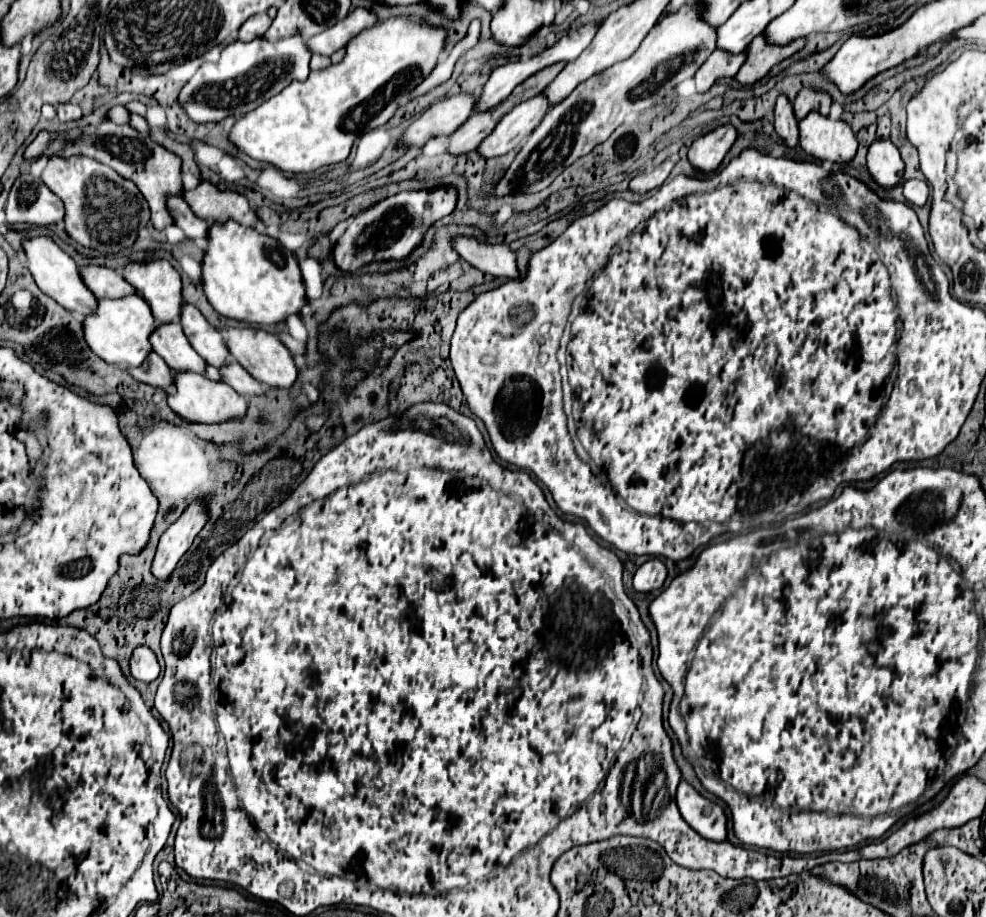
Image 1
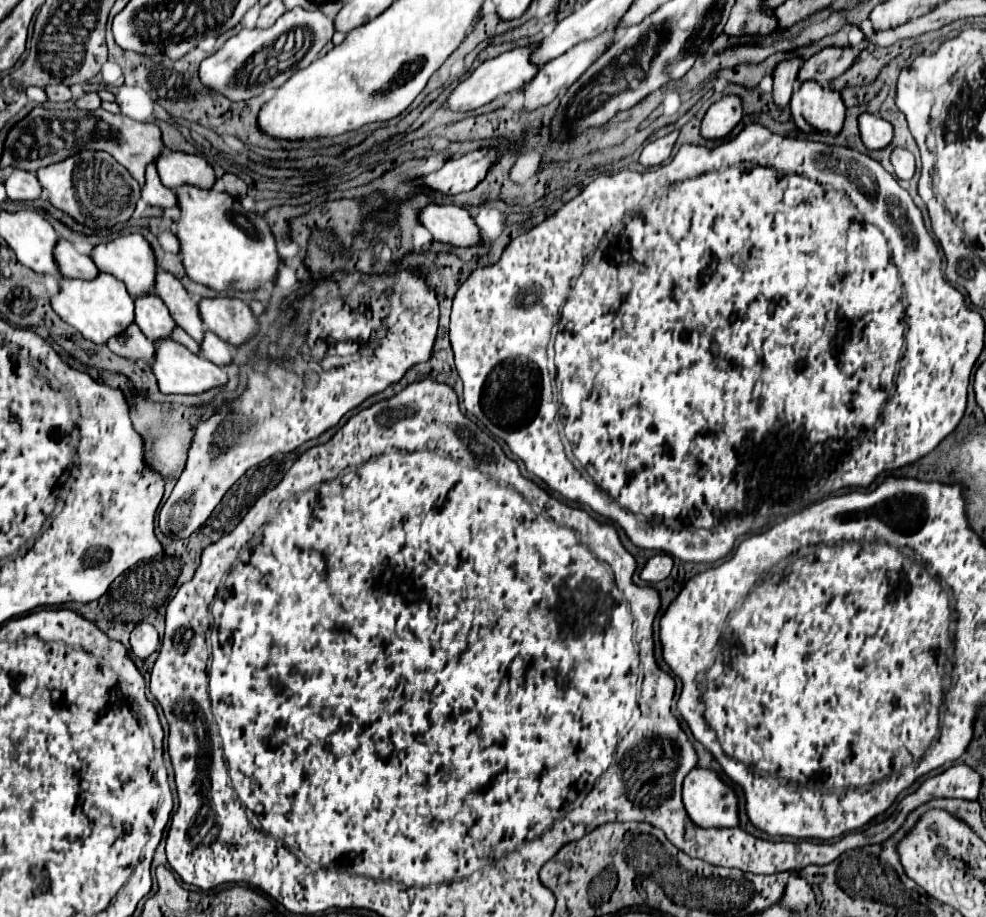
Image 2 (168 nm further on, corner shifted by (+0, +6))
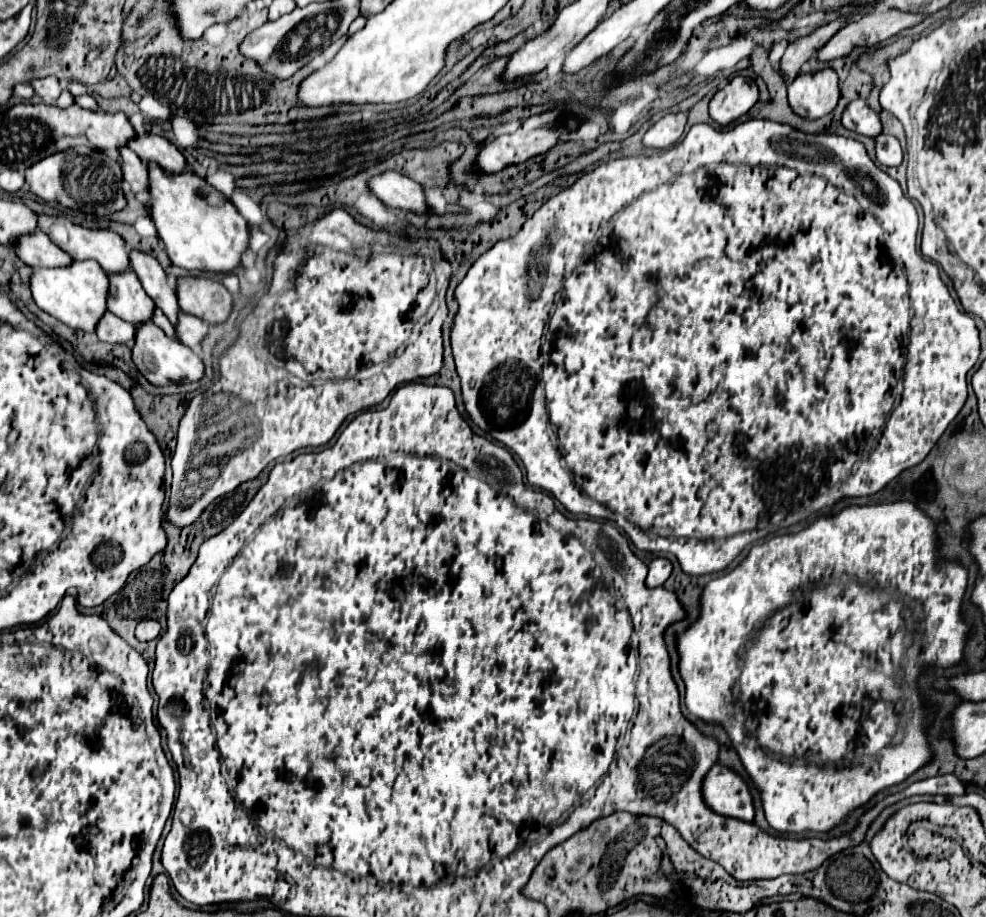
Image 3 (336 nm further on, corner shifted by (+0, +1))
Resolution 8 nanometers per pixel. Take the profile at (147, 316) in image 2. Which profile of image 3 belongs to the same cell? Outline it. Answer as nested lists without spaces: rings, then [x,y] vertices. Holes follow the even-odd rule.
[[[132,270],[108,274],[108,280],[110,284],[106,306],[110,312],[114,312],[118,318],[126,322],[132,322],[134,326],[138,326],[138,322],[146,322],[152,318],[154,302],[150,302],[150,296],[142,290]]]

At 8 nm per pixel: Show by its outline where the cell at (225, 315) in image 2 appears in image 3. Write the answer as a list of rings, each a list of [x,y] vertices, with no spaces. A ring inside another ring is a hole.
[[[180,276],[176,280],[178,306],[186,314],[194,314],[208,324],[224,322],[232,310],[232,296],[214,278]]]

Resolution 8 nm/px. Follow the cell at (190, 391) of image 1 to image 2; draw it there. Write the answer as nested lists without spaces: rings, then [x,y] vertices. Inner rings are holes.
[[[172,339],[158,343],[152,371],[158,379],[160,391],[162,393],[174,393],[174,395],[200,395],[200,393],[206,393],[214,387],[222,387],[228,383],[228,375],[222,367],[218,367],[218,365],[214,365],[202,357],[196,357],[192,351],[188,351],[184,345],[176,343]]]

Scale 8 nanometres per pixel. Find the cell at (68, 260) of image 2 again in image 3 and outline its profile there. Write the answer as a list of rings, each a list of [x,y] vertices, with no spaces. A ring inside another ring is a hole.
[[[42,230],[18,236],[12,244],[12,250],[28,266],[66,266],[66,262],[72,262],[72,258],[54,246],[54,242],[50,242],[48,234]]]

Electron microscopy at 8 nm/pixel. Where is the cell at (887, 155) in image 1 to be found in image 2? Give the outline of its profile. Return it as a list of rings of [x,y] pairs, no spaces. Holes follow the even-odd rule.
[[[864,113],[858,121],[860,121],[862,143],[866,145],[866,149],[878,151],[878,149],[886,149],[892,143],[894,127],[888,121],[884,121],[880,115]]]

